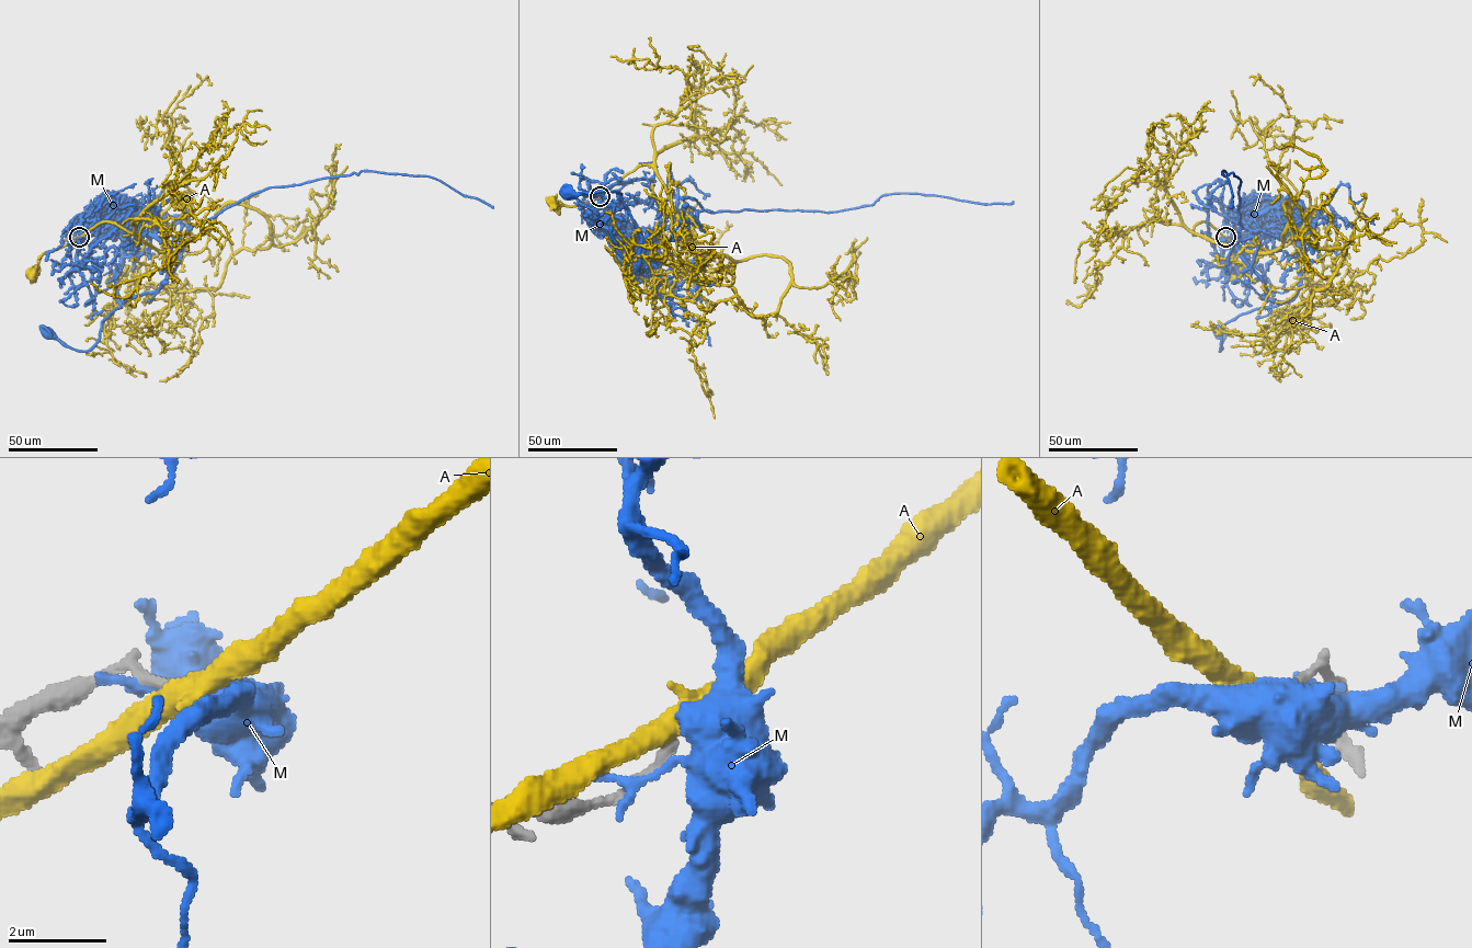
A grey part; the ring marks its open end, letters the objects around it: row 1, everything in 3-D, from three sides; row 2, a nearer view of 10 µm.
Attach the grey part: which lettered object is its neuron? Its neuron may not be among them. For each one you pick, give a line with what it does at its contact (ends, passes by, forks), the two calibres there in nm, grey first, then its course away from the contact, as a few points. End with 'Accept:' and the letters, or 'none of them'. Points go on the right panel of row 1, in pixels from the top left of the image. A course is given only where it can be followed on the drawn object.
Accept: none of them

